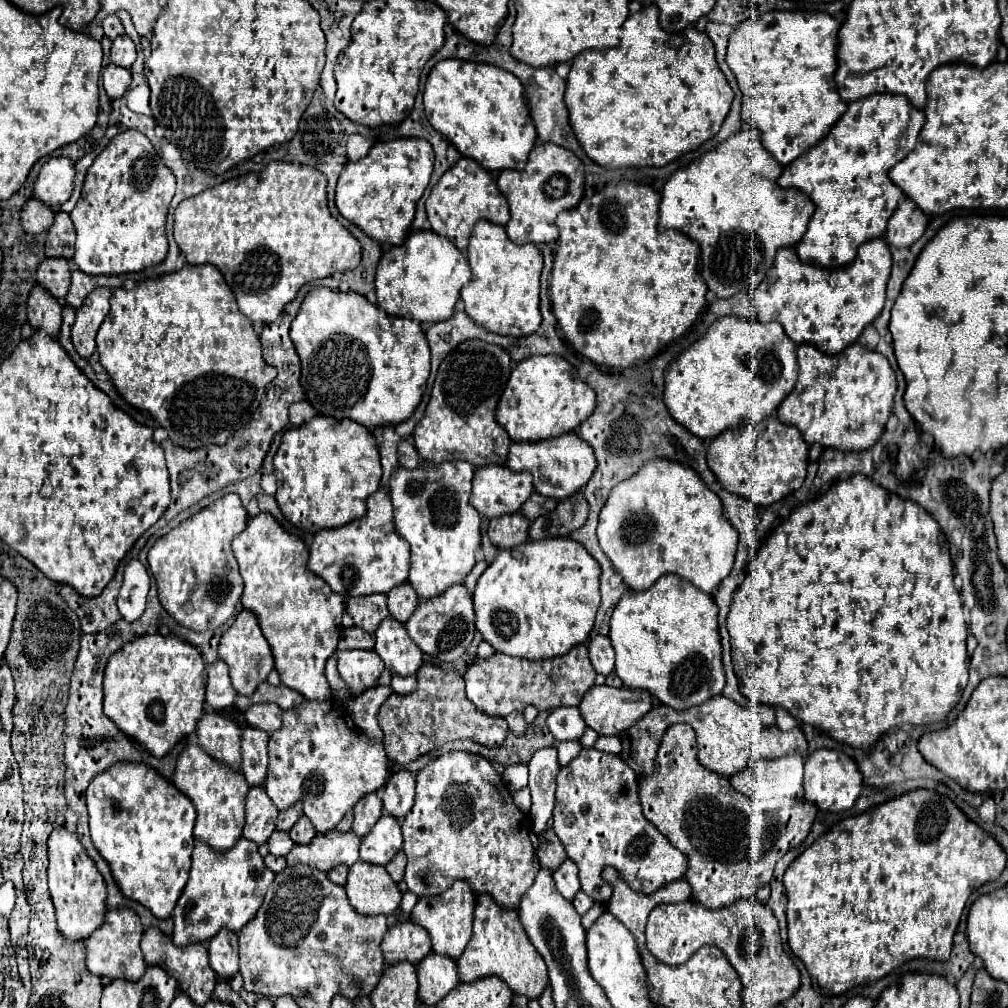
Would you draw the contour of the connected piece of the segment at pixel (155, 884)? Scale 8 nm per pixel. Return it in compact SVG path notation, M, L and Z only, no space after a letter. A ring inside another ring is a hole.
M121 763L121 765L113 765L107 769L107 773L99 773L91 785L89 785L89 831L91 831L91 841L93 845L97 847L97 851L101 853L101 857L109 863L111 867L111 873L113 873L113 879L117 881L117 887L121 889L121 893L125 893L125 897L133 899L133 901L139 901L141 905L145 905L157 919L167 919L171 917L173 913L173 907L189 879L189 869L191 869L191 853L193 853L193 847L195 847L195 837L193 837L193 825L195 825L195 807L193 803L179 793L179 789L175 789L175 785L171 781L167 781L165 777L157 775L157 771L153 771L151 767L147 765L141 765L141 763Z

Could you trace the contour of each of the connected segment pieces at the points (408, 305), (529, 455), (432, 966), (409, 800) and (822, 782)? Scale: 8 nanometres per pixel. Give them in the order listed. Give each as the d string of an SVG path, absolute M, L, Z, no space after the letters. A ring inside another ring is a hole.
M433 231L411 233L401 247L391 247L377 265L377 309L395 317L439 323L453 315L461 287L471 279L471 267L463 251L447 237Z
M569 433L537 443L511 443L507 467L513 471L529 471L533 475L533 487L537 493L561 501L585 487L597 467L597 461L591 445L579 439L575 433Z
M429 953L417 965L417 977L419 977L419 1001L429 1007L435 1007L451 989L459 985L455 959L437 953Z
M399 771L383 787L383 809L403 819L415 803L415 777L409 771Z
M817 749L807 757L803 785L805 785L805 801L815 803L821 811L831 811L831 813L851 809L863 789L861 773L855 761L849 759L845 753L831 751L831 749Z

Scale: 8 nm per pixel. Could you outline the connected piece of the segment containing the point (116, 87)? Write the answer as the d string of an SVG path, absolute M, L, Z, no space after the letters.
M109 63L103 69L103 87L105 87L105 91L107 91L107 95L111 99L121 97L129 89L129 85L131 85L131 73L129 73L129 69L113 65L113 63Z

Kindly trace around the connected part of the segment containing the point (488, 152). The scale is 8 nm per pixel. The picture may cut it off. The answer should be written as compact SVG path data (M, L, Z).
M445 59L429 73L423 103L433 129L455 145L463 157L477 161L485 171L525 167L537 133L529 119L523 85L513 73L485 63Z

